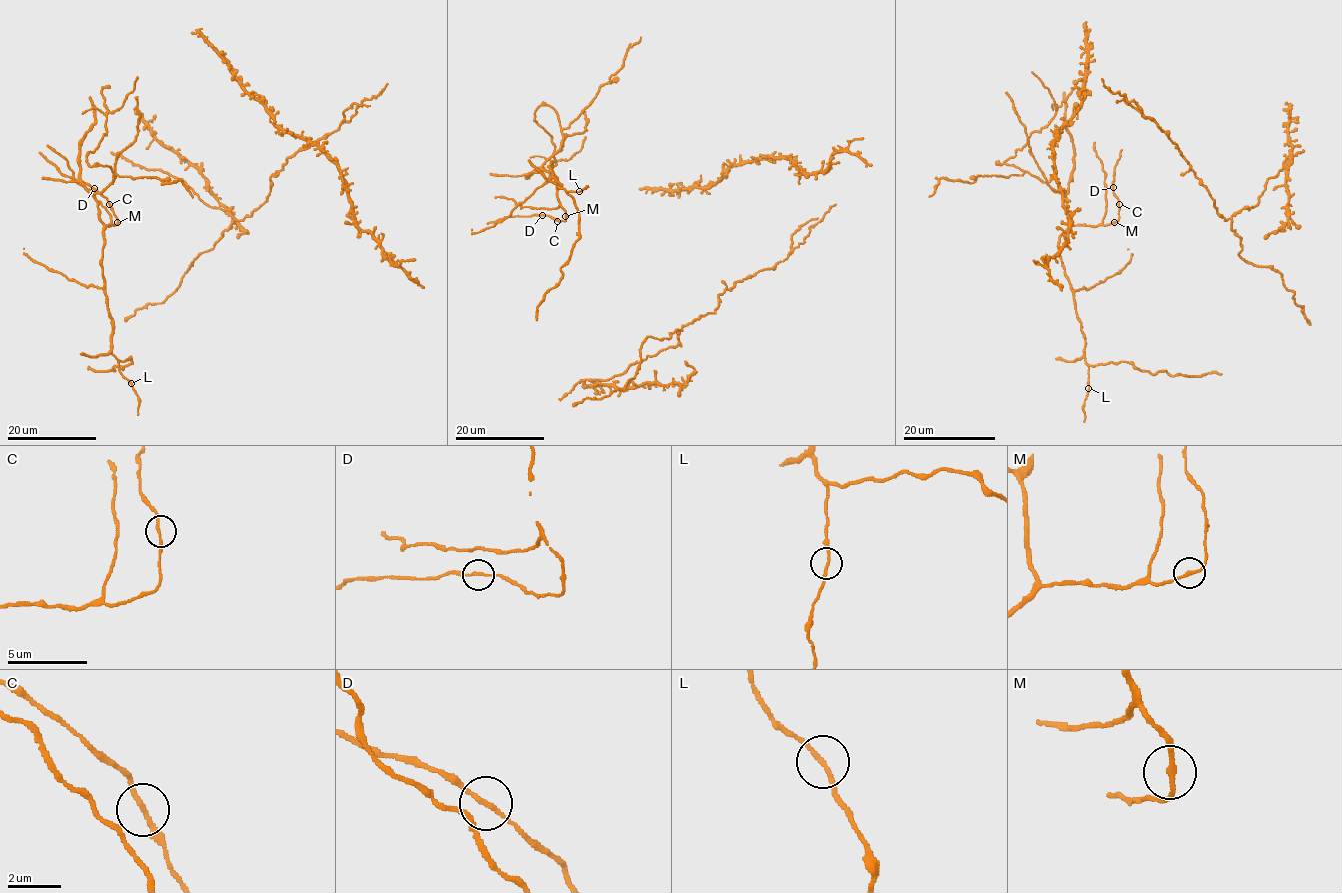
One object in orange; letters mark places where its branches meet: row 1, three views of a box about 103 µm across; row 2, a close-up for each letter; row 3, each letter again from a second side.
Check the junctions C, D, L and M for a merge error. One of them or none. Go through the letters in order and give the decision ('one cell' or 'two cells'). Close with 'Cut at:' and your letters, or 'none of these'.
C: one cell
D: one cell
L: one cell
M: one cell
Cut at: none of these

